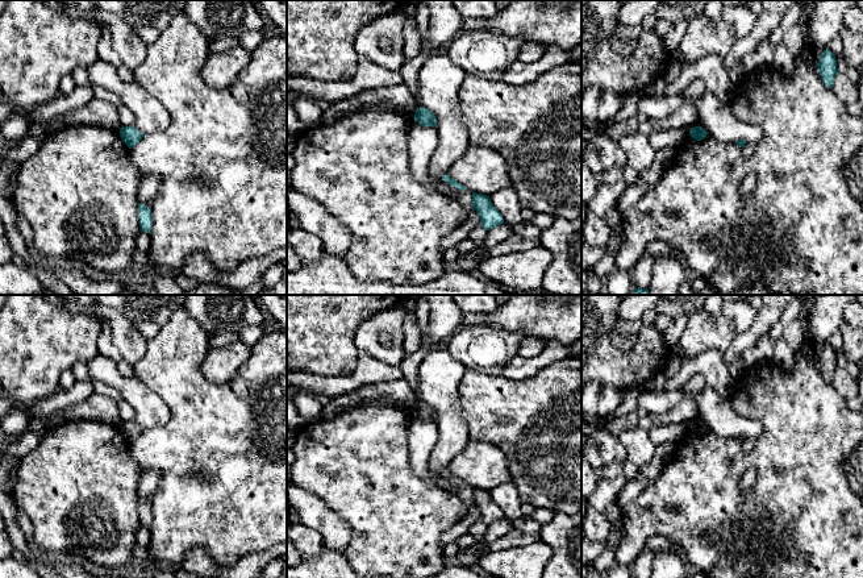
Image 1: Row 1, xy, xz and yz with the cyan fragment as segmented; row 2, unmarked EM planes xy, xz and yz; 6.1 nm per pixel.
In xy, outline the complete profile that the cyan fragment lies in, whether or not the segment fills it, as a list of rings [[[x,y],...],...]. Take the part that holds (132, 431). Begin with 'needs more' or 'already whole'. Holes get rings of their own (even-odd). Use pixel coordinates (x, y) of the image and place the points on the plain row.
already whole; [[[132,420],[132,421],[122,421],[120,425],[120,431],[126,438],[126,441],[132,444],[141,436],[143,428],[141,428],[134,420]]]

